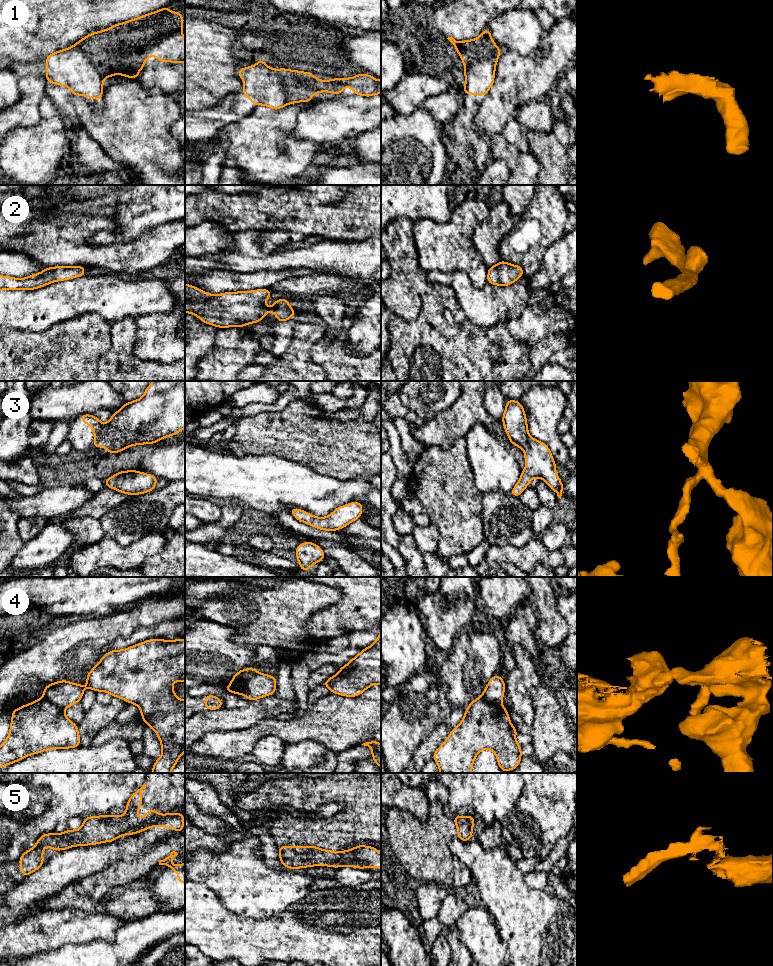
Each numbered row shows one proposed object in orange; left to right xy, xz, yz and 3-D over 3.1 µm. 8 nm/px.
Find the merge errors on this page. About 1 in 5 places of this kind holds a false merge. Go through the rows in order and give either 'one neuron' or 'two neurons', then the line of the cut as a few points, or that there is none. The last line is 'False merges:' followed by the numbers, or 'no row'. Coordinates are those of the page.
1: two neurons | xy (74, 45), (87, 56), (104, 77)
2: one neuron | no cut
3: one neuron | no cut
4: two neurons | xz (257, 672), (246, 683), (243, 694)
5: two neurons | xy (106, 821), (110, 823), (115, 822), (119, 827), (147, 828)
False merges: 1, 4, 5

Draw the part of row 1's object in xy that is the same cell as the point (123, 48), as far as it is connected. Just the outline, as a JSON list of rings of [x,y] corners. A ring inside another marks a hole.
[[[166,6],[150,14],[115,24],[106,30],[90,33],[74,46],[88,56],[104,78],[120,74],[136,79],[149,56],[156,56],[161,62],[185,63],[183,14],[171,12]]]

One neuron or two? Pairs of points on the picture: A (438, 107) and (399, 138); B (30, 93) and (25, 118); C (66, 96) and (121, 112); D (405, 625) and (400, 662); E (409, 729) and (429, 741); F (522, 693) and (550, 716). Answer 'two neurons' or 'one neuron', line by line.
A: one neuron
B: one neuron
C: two neurons
D: one neuron
E: two neurons
F: two neurons

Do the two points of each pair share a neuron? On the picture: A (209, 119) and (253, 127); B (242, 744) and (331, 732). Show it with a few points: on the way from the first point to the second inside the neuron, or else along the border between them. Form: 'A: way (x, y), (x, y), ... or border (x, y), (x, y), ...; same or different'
A: border (251, 112), (223, 128); different
B: way (264, 729), (309, 729); same

